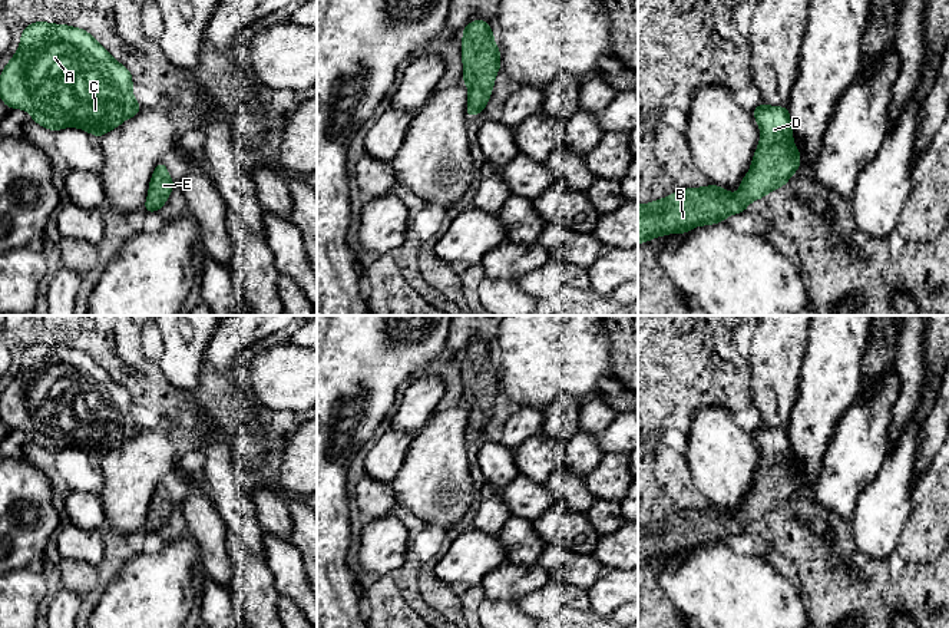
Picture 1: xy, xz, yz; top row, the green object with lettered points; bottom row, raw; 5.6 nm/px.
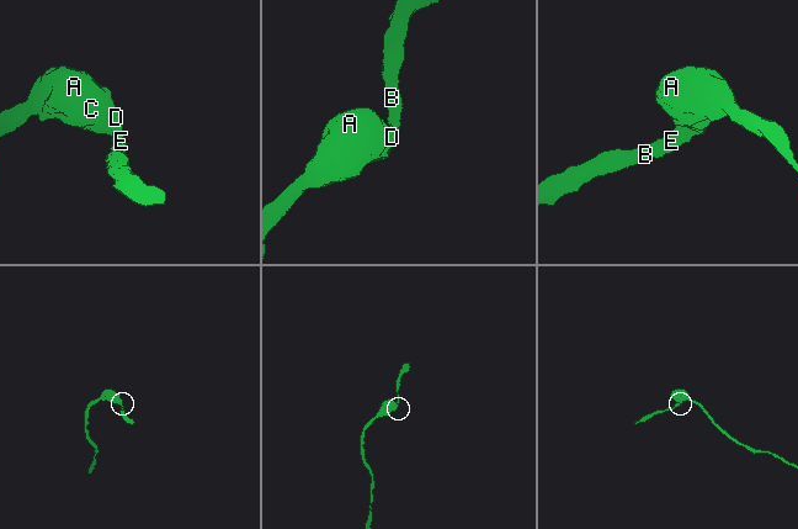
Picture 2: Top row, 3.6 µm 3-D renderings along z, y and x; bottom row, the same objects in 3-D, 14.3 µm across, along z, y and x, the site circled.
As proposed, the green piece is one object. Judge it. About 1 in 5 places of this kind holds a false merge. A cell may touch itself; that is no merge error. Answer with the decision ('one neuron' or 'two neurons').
one neuron

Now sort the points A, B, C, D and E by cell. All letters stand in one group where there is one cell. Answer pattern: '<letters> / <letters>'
A B C D E

